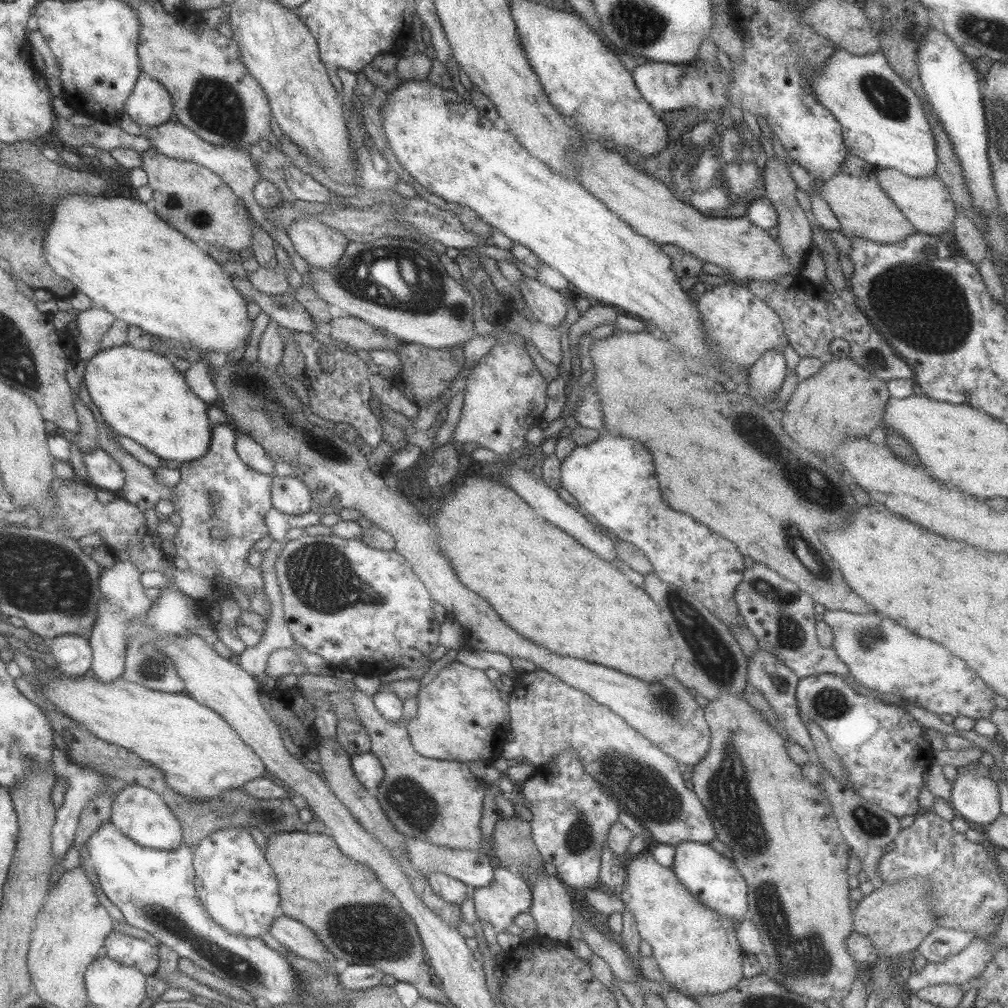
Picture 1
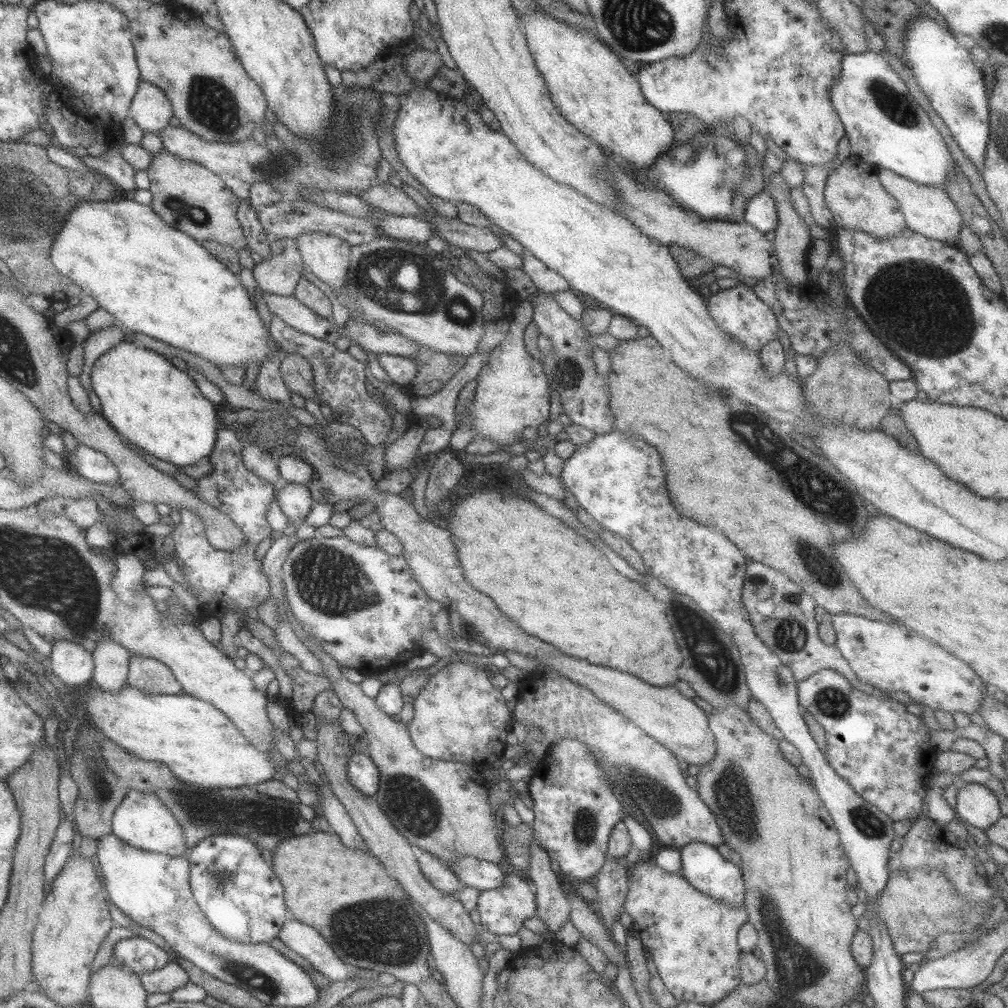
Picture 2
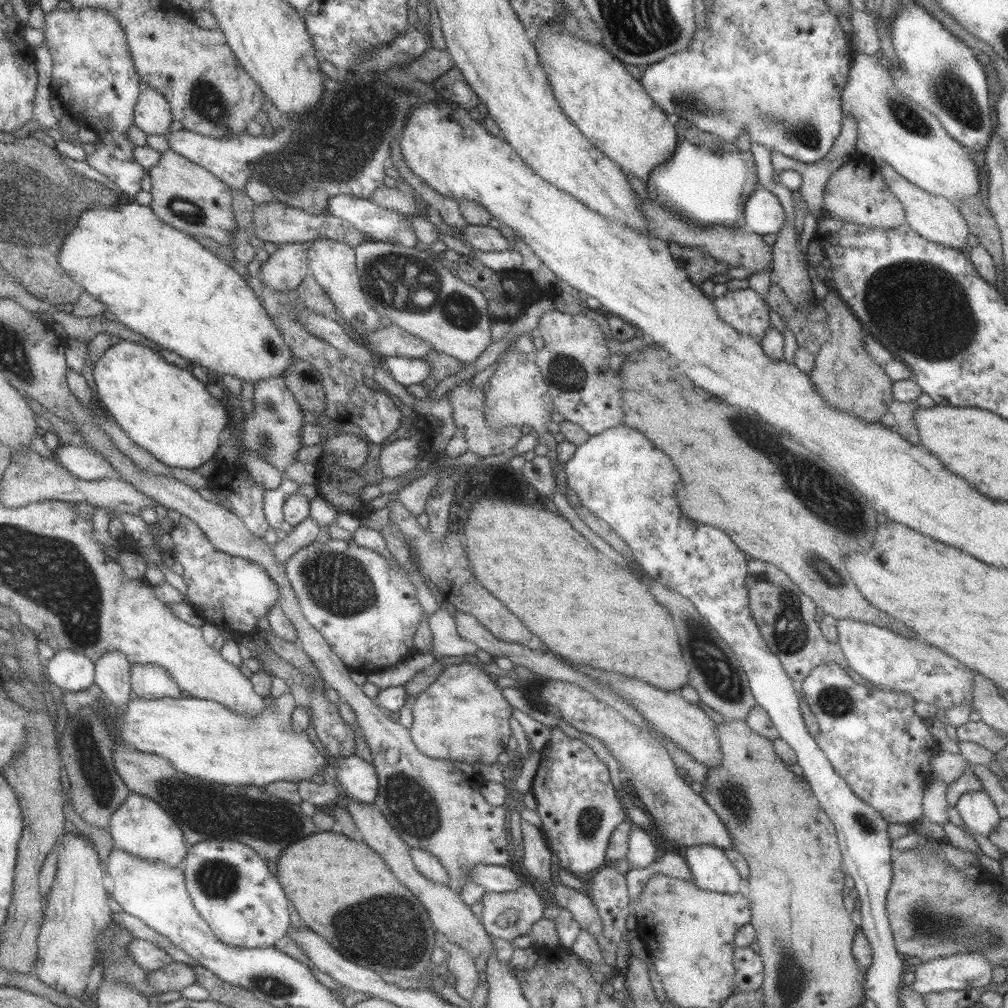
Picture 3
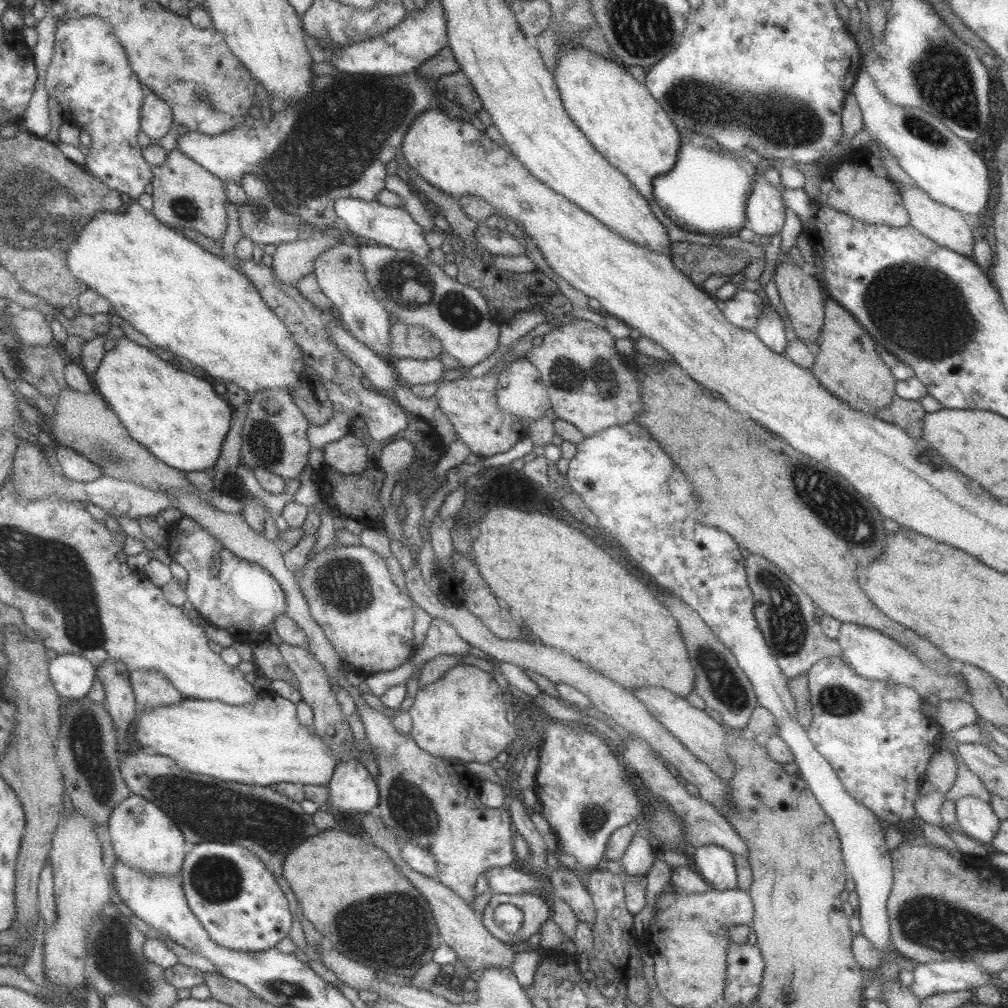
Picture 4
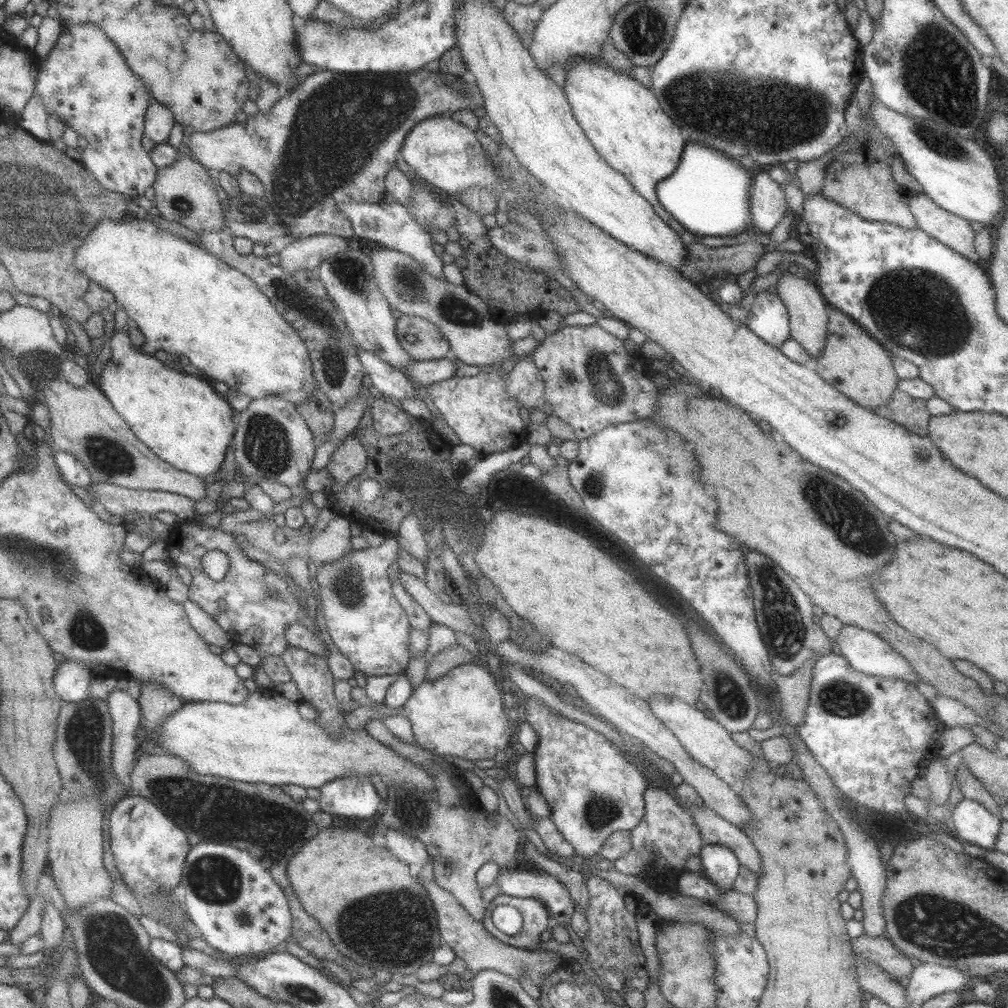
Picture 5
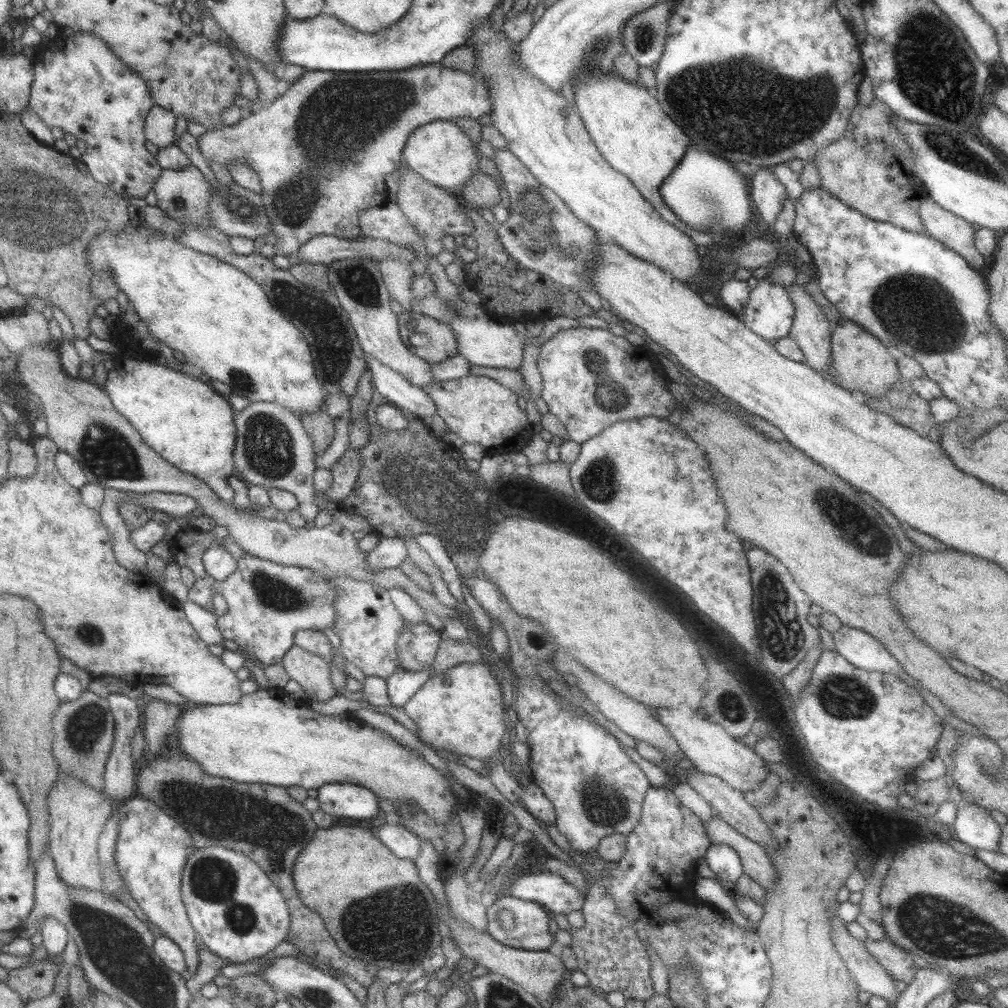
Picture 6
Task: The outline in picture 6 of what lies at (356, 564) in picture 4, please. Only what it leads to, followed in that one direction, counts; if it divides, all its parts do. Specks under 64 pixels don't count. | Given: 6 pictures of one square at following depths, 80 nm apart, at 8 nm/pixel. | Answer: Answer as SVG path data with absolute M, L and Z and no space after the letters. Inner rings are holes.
M381 537L377 546L364 553L366 566L374 568L393 568L407 557L402 537ZM333 576L330 579L335 585L335 602L333 602L333 611L335 611L335 620L331 630L339 637L339 654L348 663L356 666L363 672L365 677L379 677L386 679L391 676L400 665L397 664L397 640L401 637L401 627L403 620L399 612L395 610L389 594L379 586L370 585L369 581L355 581L347 576Z

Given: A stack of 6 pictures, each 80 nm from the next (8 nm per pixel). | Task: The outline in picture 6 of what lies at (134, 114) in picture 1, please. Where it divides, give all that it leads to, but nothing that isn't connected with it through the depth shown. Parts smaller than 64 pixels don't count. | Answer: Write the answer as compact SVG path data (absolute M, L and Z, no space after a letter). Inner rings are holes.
M151 106L145 116L144 136L157 148L165 148L175 142L175 116L159 106Z

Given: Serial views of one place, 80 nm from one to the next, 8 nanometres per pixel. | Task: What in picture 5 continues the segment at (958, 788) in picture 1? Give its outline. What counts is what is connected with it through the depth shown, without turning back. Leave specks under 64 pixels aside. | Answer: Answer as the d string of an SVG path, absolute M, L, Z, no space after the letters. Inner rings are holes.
M962 797L950 812L948 829L958 840L978 847L993 849L1000 829L1000 821L985 806Z

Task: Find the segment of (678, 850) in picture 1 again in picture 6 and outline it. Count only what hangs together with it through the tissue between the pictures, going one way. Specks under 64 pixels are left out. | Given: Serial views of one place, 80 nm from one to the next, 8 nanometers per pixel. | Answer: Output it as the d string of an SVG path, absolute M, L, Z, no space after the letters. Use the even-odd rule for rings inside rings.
M710 844L704 852L704 859L709 870L715 874L714 879L724 885L732 885L741 876L742 867L738 854L726 844Z

